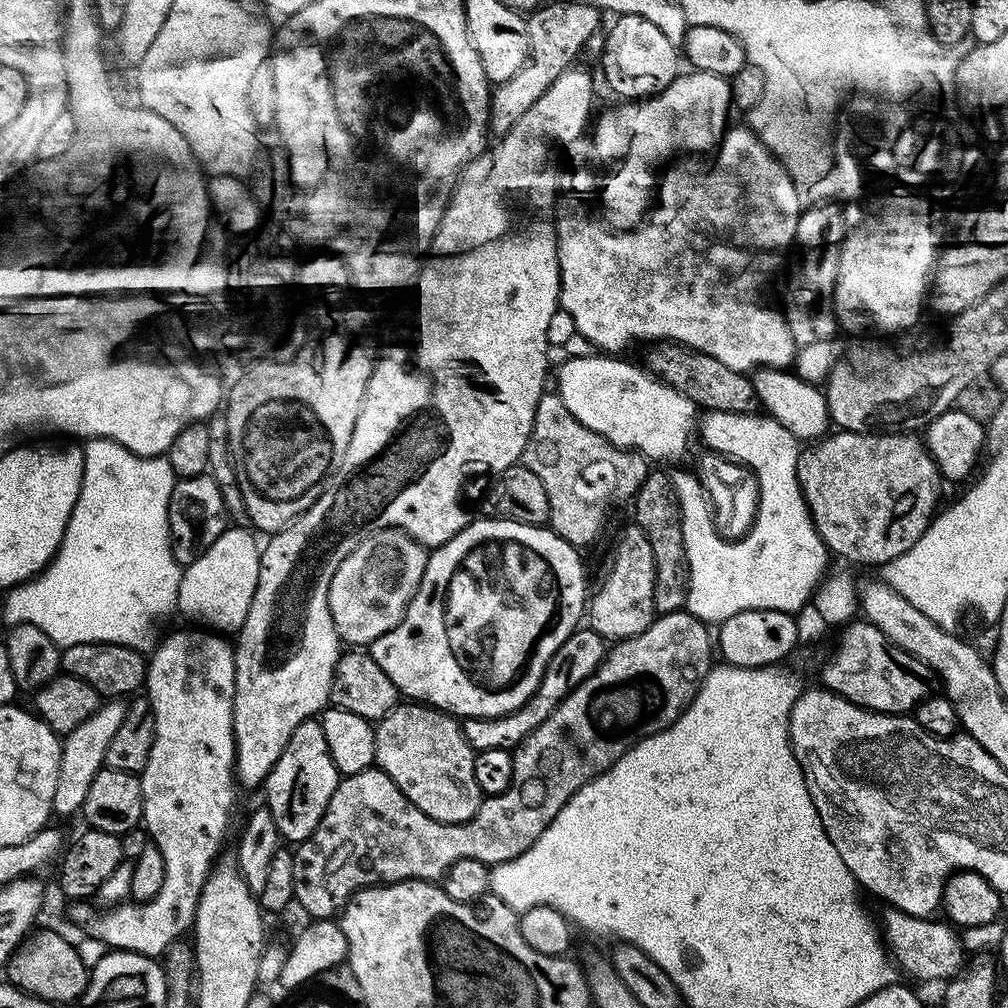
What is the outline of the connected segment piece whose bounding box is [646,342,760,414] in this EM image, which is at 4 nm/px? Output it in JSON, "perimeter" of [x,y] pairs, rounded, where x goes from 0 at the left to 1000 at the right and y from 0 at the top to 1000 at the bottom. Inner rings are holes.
{"perimeter":[[[651,339],[643,349],[642,368],[652,377],[664,381],[669,387],[683,393],[690,400],[691,406],[702,409],[749,410],[754,405],[754,396],[748,387],[745,376],[737,369],[724,367],[724,363],[716,363],[712,355],[704,355],[700,351],[680,345],[677,341]]]}

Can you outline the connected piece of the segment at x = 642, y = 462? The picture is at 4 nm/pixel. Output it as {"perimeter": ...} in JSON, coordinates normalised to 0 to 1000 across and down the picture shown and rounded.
{"perimeter":[[[542,391],[530,407],[530,423],[522,438],[518,458],[538,477],[546,494],[544,520],[548,527],[573,546],[591,536],[607,504],[618,496],[626,497],[645,467],[645,457],[636,448],[609,442],[589,431],[558,399],[555,391]]]}

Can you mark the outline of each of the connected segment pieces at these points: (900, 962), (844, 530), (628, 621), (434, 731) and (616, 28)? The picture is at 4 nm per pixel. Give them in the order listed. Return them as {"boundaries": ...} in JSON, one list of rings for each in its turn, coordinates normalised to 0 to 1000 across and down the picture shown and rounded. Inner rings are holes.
{"boundaries":[[[[881,899],[876,902],[875,932],[884,951],[891,957],[892,963],[909,972],[934,972],[939,974],[951,967],[958,956],[958,941],[954,929],[943,916],[936,912],[904,909],[895,903]]],[[[897,427],[826,428],[795,447],[792,462],[790,463],[790,473],[794,479],[794,485],[798,491],[804,514],[808,518],[815,538],[821,543],[822,549],[826,553],[834,552],[835,555],[842,556],[845,560],[869,560],[869,562],[876,562],[884,558],[885,555],[891,555],[893,551],[898,550],[907,542],[909,536],[915,534],[916,528],[922,522],[922,517],[925,516],[927,509],[930,507],[929,499],[933,496],[933,480],[935,481],[933,468],[929,465],[929,459],[925,457],[924,450],[919,447],[916,436],[912,432],[902,431]]],[[[632,522],[619,524],[607,548],[607,561],[595,584],[590,584],[581,607],[581,619],[601,637],[624,635],[647,620],[652,610],[649,597],[651,565],[649,549],[641,530]]],[[[397,696],[375,715],[371,723],[372,761],[378,762],[392,776],[395,784],[415,800],[415,804],[427,808],[427,812],[438,813],[439,817],[461,817],[476,803],[478,787],[470,768],[472,746],[460,731],[460,723],[453,711],[420,696]]],[[[611,16],[608,21],[607,28],[602,29],[601,46],[594,58],[593,66],[599,70],[599,79],[611,97],[624,100],[650,95],[652,91],[665,85],[665,81],[669,81],[671,75],[676,74],[676,49],[669,42],[662,40],[661,34],[657,34],[657,30],[653,30],[653,26],[649,26],[649,22],[641,22],[641,18],[636,16]]]]}

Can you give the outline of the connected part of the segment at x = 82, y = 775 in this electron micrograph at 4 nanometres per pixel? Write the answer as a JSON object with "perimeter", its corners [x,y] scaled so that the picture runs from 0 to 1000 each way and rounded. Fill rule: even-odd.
{"perimeter":[[[117,692],[108,693],[100,697],[98,704],[89,712],[85,712],[80,720],[75,720],[63,731],[59,752],[59,773],[52,797],[52,805],[57,811],[69,810],[73,807],[76,809],[82,803],[93,770],[103,759],[104,744],[109,740],[114,725],[121,720],[125,702],[124,695]]]}

